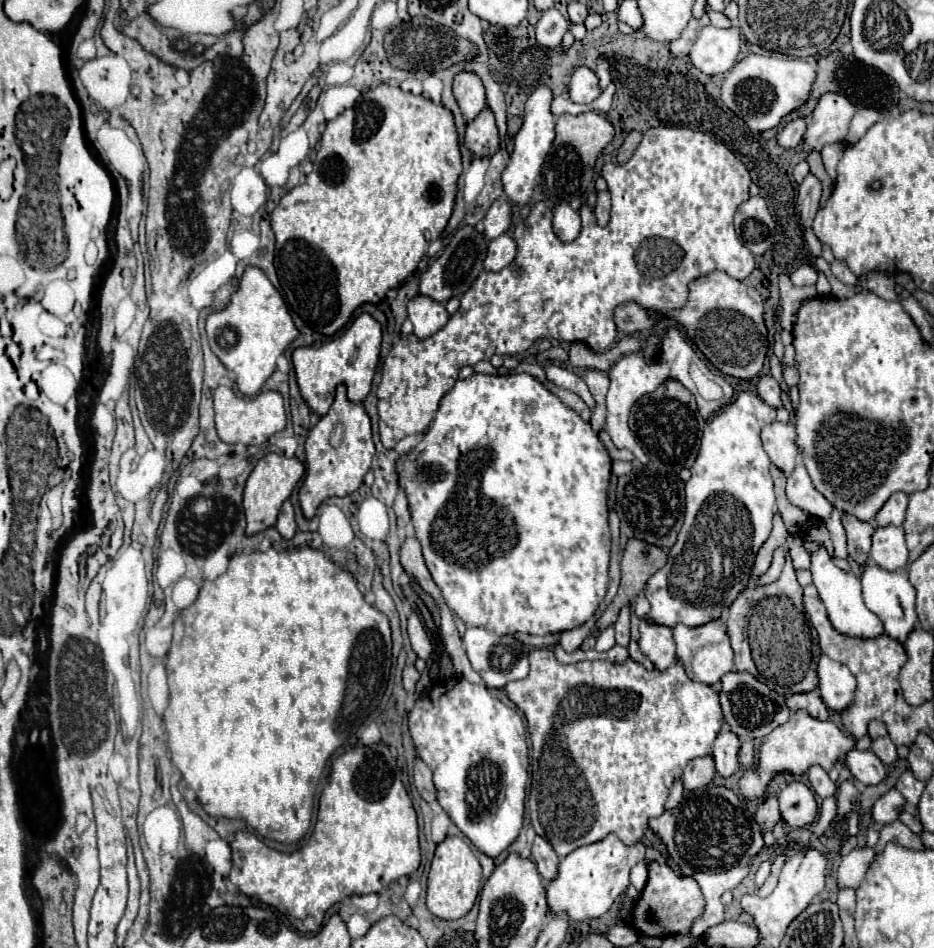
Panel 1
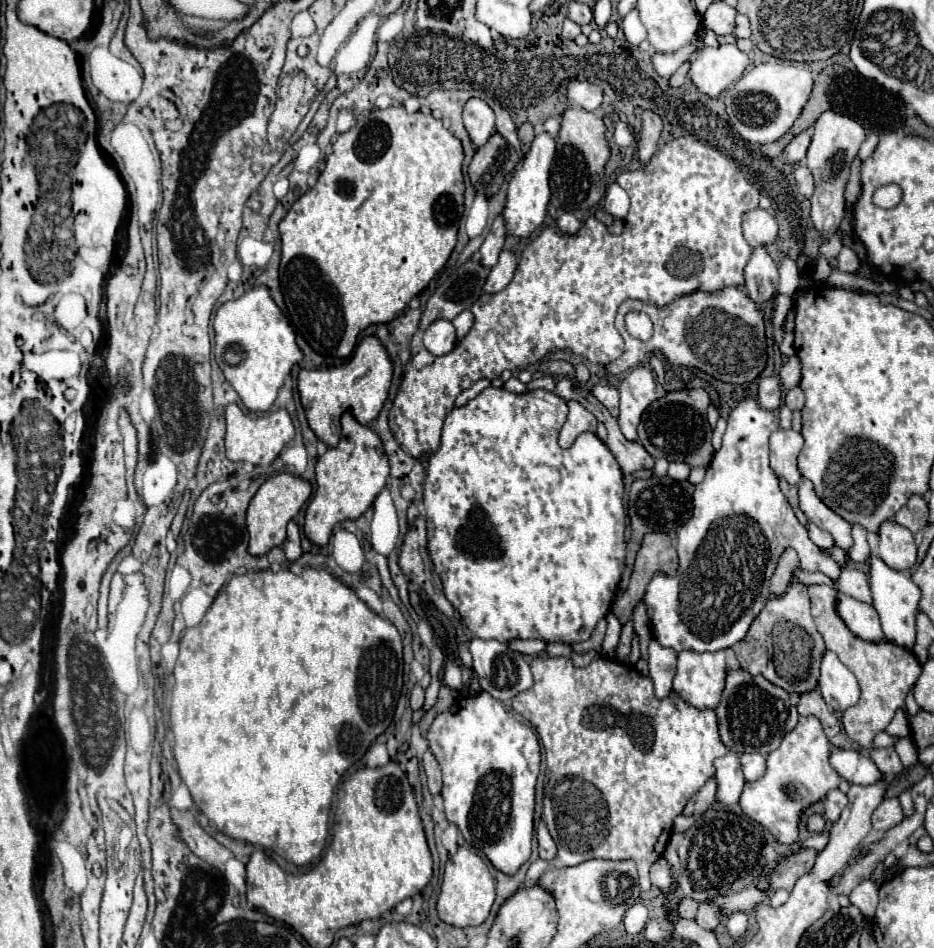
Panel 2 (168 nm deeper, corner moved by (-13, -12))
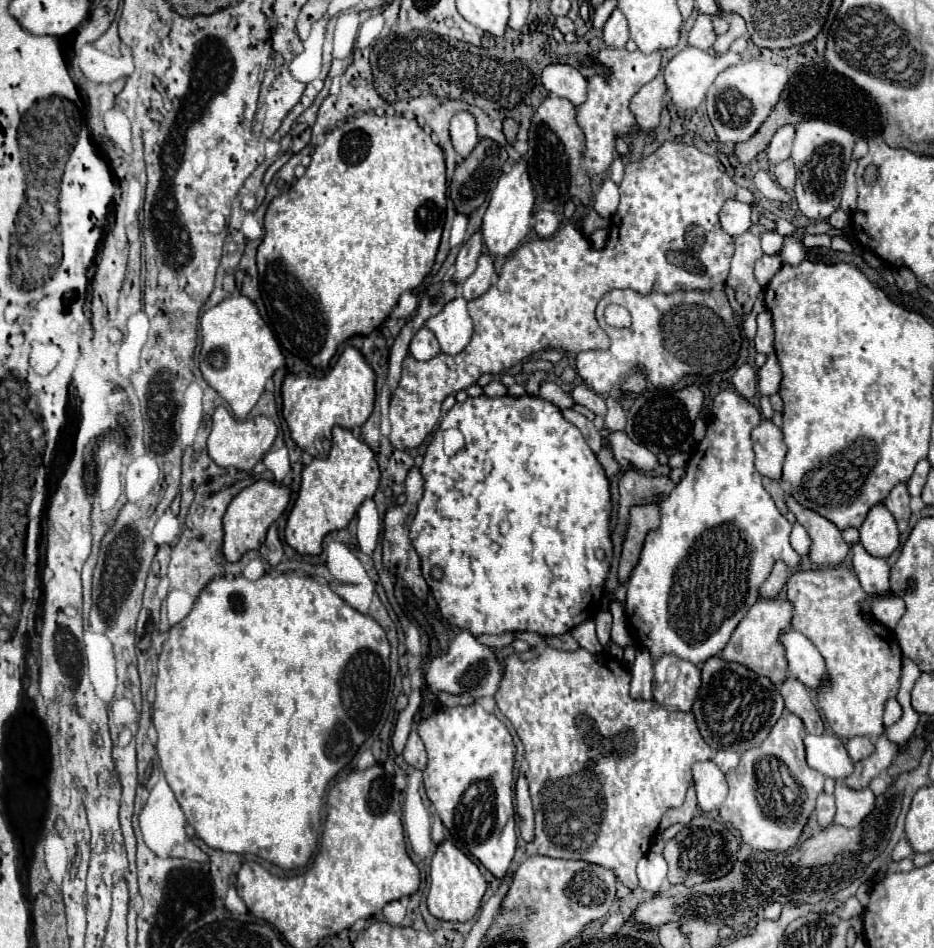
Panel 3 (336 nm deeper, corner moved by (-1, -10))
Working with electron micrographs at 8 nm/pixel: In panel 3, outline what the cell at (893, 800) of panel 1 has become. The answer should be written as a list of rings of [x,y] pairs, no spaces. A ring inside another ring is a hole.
[[[843,780],[835,782],[835,802],[837,802],[837,814],[835,814],[835,824],[853,828],[861,824],[861,820],[873,810],[875,806],[875,796],[869,786],[865,790],[853,790],[845,786]]]

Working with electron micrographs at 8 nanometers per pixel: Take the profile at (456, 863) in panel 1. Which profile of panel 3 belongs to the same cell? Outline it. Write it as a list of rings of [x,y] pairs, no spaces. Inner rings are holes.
[[[449,840],[437,846],[437,852],[431,860],[429,876],[431,876],[431,888],[427,896],[427,906],[435,918],[447,922],[467,922],[477,914],[481,898],[487,890],[487,882],[477,864],[471,862],[471,858],[465,856],[461,850],[457,850]]]

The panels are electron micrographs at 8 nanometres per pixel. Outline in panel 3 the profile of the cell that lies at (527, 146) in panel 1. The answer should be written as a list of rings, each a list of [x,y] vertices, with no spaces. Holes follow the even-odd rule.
[[[519,160],[517,164],[511,166],[509,172],[505,172],[499,178],[495,190],[491,192],[491,200],[483,216],[481,234],[491,256],[509,256],[519,248],[519,244],[523,242],[523,238],[529,234],[529,228],[531,228],[533,202],[535,198],[533,198],[533,186],[527,174],[527,164],[525,160]]]

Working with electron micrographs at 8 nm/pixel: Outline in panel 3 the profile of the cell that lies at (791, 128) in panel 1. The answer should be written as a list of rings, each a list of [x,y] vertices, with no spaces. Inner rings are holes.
[[[783,126],[781,130],[775,132],[775,136],[771,138],[771,142],[767,146],[767,158],[769,158],[771,164],[777,164],[777,162],[783,162],[783,160],[789,158],[793,138],[795,138],[793,126]]]

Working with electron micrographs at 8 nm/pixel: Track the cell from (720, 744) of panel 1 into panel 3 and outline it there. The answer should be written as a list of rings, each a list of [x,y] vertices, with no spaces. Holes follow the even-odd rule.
[[[697,762],[693,766],[693,784],[697,790],[697,806],[701,812],[715,812],[727,798],[725,774],[711,762]]]

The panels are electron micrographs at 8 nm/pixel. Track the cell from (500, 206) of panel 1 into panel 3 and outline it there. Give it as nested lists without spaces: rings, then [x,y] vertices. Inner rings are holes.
[[[475,232],[459,250],[457,254],[457,262],[455,262],[455,274],[453,274],[453,282],[455,284],[463,284],[473,270],[477,268],[477,260],[481,256],[483,250],[483,240],[481,240],[481,232]]]

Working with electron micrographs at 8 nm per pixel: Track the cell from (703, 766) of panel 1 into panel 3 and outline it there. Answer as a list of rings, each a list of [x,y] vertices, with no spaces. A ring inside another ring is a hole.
[[[691,784],[689,790],[687,790],[685,802],[683,802],[679,808],[669,810],[669,812],[663,816],[663,820],[669,820],[669,826],[671,826],[671,824],[677,824],[677,822],[689,824],[691,818],[693,818],[693,814],[695,814],[695,810],[697,810],[697,798],[695,798],[695,786]]]

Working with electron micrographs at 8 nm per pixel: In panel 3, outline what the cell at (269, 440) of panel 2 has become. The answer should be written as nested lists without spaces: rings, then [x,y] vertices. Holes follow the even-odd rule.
[[[219,406],[213,414],[213,426],[207,438],[207,450],[211,460],[221,468],[235,466],[237,470],[251,470],[263,458],[263,454],[271,448],[275,436],[277,436],[277,426],[273,424],[271,418],[257,416],[257,418],[239,420],[231,416],[225,406]]]

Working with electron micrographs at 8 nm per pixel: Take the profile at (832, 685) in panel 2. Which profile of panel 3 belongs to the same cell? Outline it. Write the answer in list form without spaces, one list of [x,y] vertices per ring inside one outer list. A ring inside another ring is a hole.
[[[785,628],[779,634],[779,642],[785,648],[785,658],[789,664],[789,676],[801,680],[809,688],[817,688],[827,676],[825,662],[817,648],[797,630]]]

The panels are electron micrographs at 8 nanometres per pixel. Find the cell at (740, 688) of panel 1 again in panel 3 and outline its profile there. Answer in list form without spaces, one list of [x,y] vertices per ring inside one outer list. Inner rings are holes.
[[[709,658],[701,666],[701,688],[693,704],[693,714],[703,740],[713,750],[733,750],[737,754],[757,748],[783,712],[783,698],[775,684],[755,674],[753,670],[725,662],[723,658]]]

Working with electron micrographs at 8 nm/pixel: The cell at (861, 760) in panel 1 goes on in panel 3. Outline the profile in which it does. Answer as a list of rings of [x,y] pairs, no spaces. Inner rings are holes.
[[[805,734],[805,756],[807,764],[821,772],[823,776],[829,776],[833,780],[843,780],[853,772],[853,762],[845,750],[845,744],[835,734]]]

